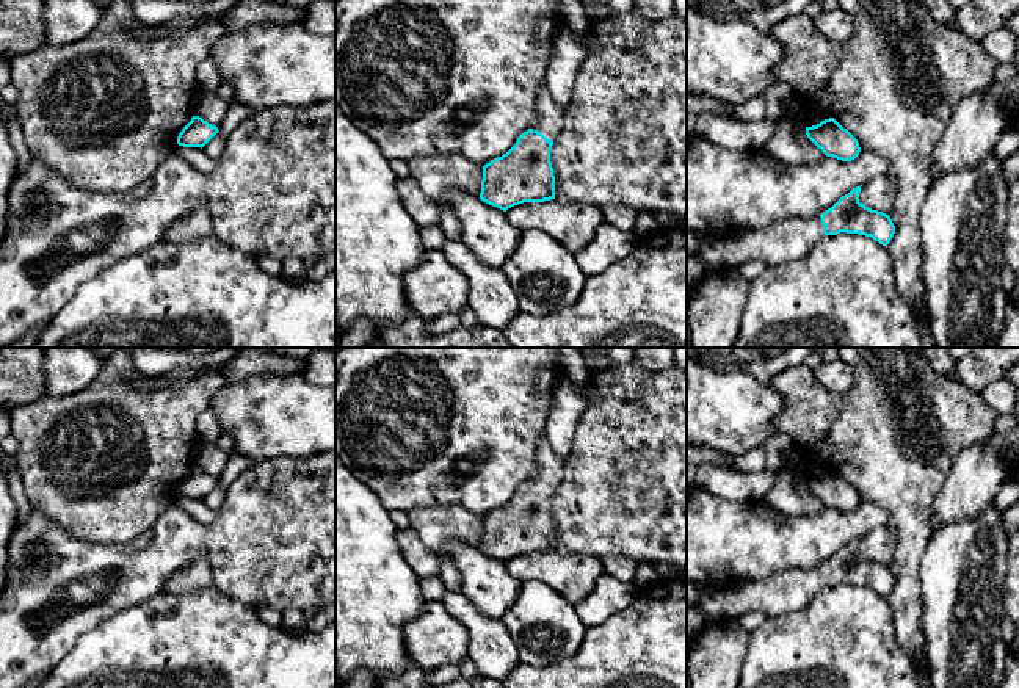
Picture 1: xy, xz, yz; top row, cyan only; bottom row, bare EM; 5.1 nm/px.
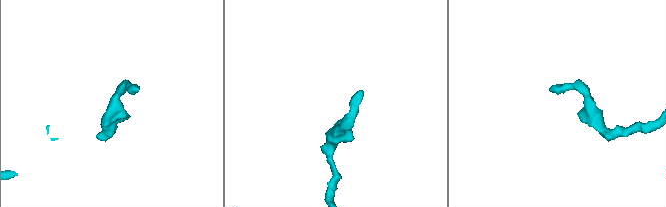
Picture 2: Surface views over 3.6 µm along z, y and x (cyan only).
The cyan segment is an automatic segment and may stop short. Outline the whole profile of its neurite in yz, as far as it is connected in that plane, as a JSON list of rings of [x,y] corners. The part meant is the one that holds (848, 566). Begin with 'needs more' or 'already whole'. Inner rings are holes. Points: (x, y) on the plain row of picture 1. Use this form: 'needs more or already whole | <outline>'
needs more | [[[861,538],[853,539],[820,567],[787,569],[763,581],[702,589],[694,607],[710,621],[738,619],[749,611],[771,617],[800,610],[823,586],[840,583],[872,588],[887,599],[895,585],[890,567],[861,555],[859,544]]]

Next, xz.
needs more | [[[546,437],[536,447],[536,470],[502,508],[483,517],[480,550],[503,563],[524,553],[555,550],[550,500],[564,476],[564,464]]]

